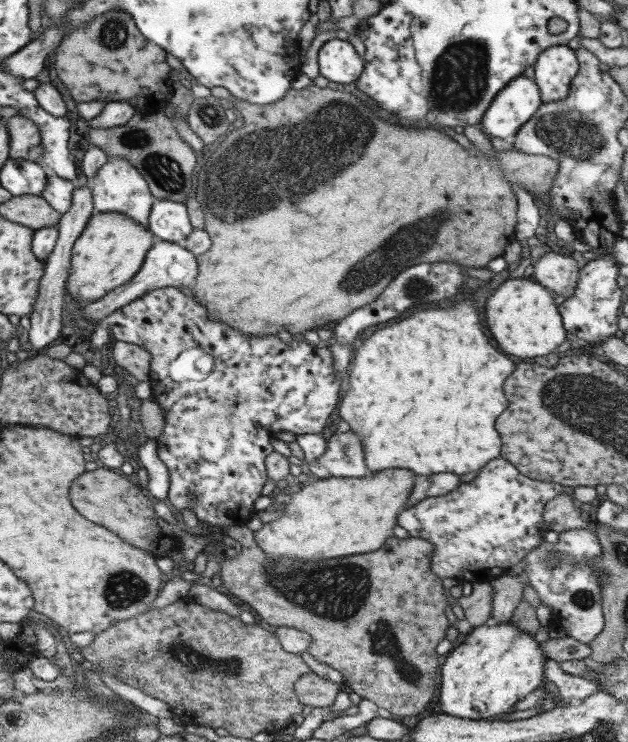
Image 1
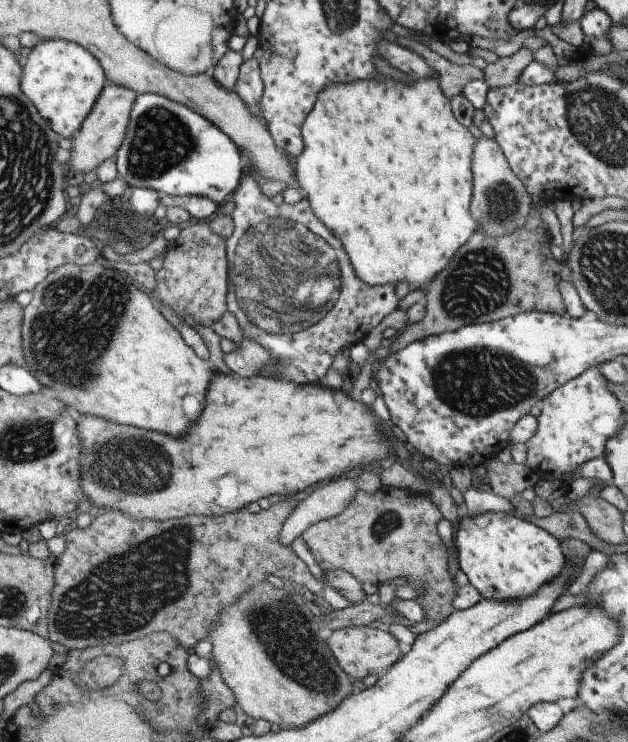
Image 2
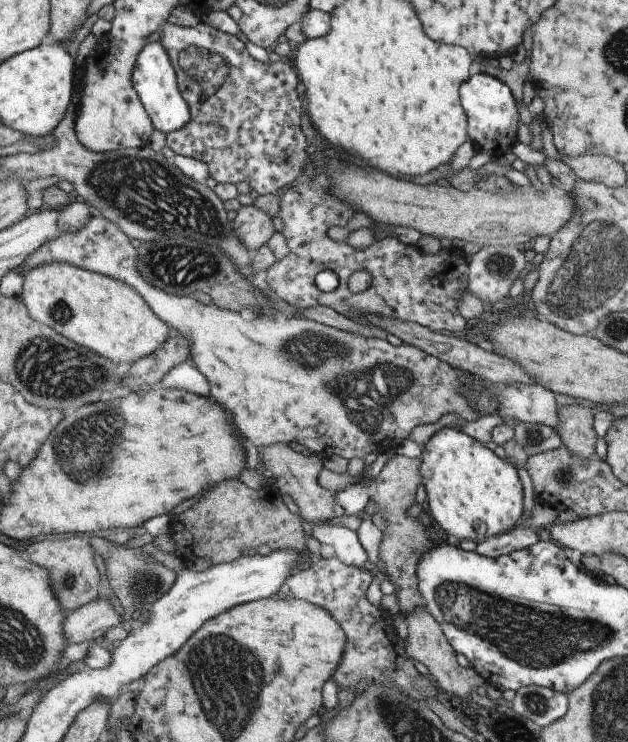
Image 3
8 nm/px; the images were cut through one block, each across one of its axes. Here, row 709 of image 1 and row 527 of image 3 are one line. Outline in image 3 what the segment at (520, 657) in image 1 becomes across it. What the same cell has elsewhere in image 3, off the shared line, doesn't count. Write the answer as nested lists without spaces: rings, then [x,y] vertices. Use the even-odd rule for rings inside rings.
[[[442,427],[422,446],[420,480],[426,490],[428,508],[434,520],[448,534],[457,536],[461,541],[474,540],[477,543],[506,533],[513,529],[524,516],[524,488],[518,470],[508,460],[497,456],[494,450],[470,437],[455,427]]]

